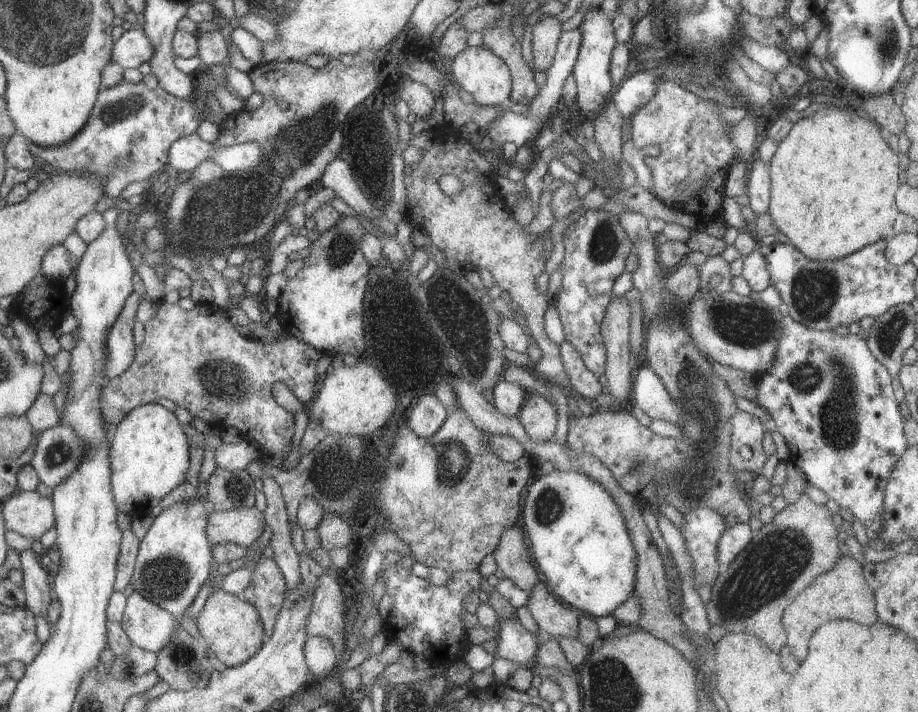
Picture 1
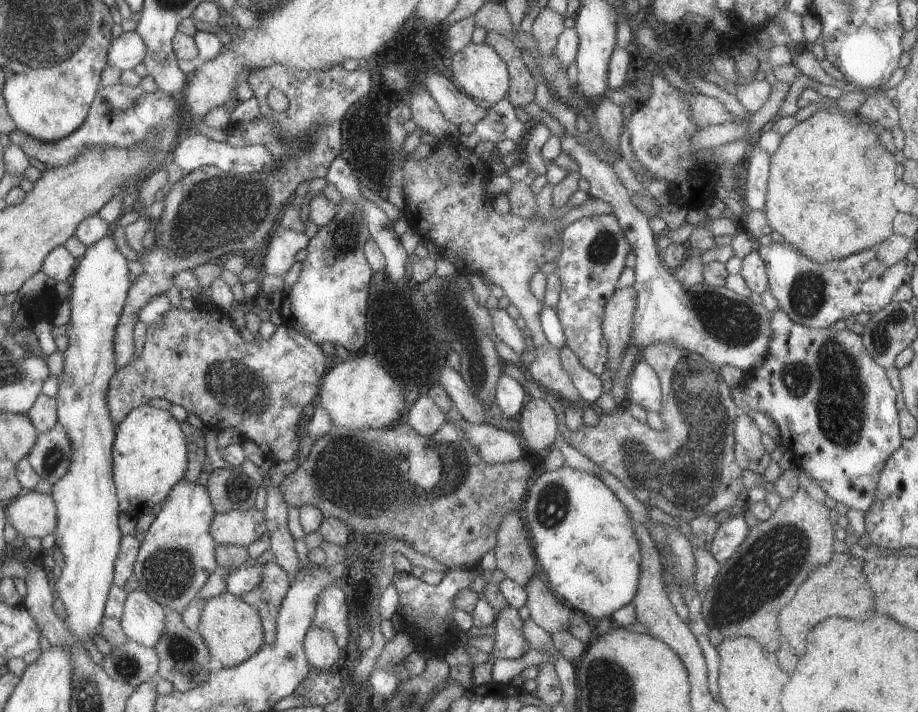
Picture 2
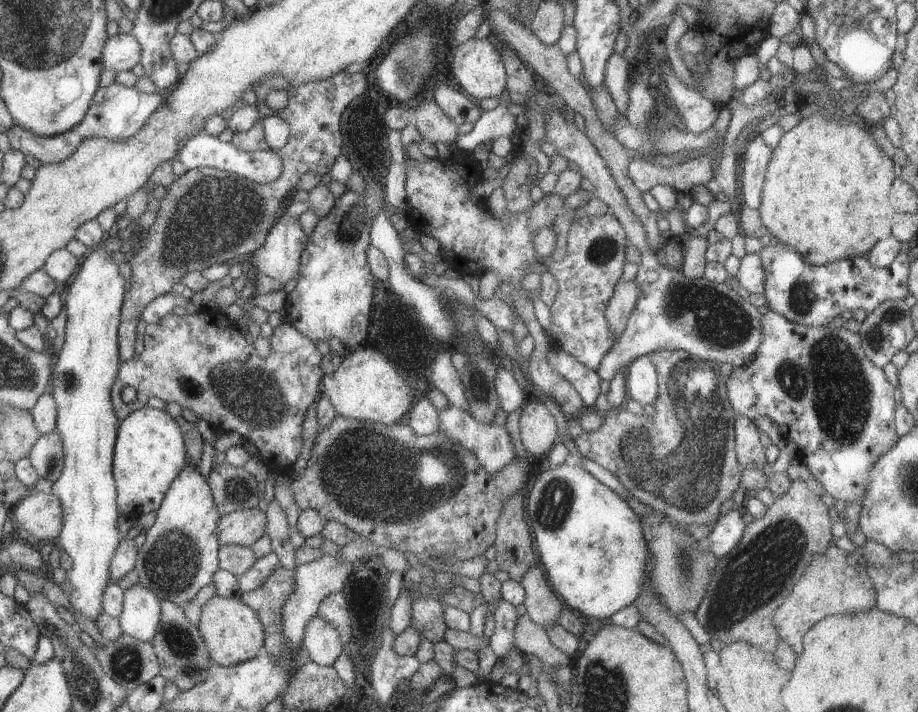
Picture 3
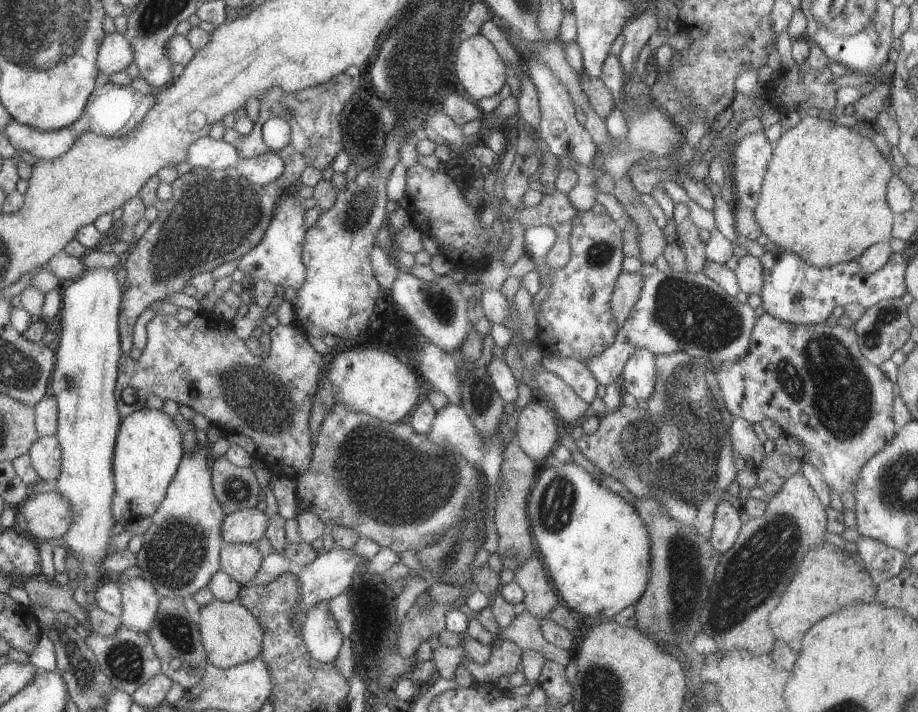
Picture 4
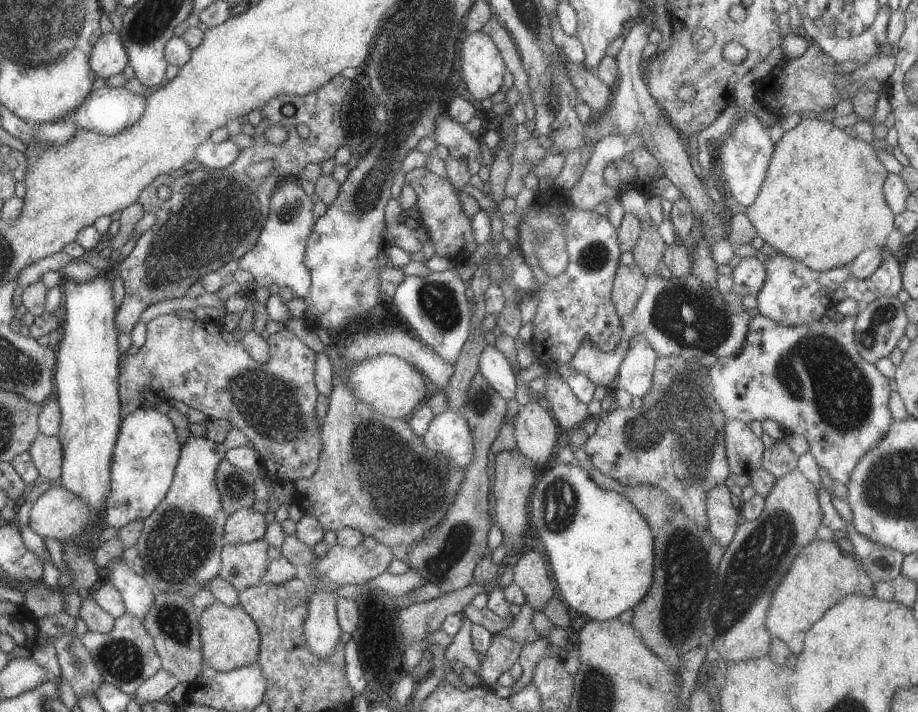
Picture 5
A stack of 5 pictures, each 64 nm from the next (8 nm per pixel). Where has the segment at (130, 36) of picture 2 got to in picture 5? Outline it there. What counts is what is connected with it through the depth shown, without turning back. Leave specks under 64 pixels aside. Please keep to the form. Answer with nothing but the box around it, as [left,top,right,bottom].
[87,30,127,80]

